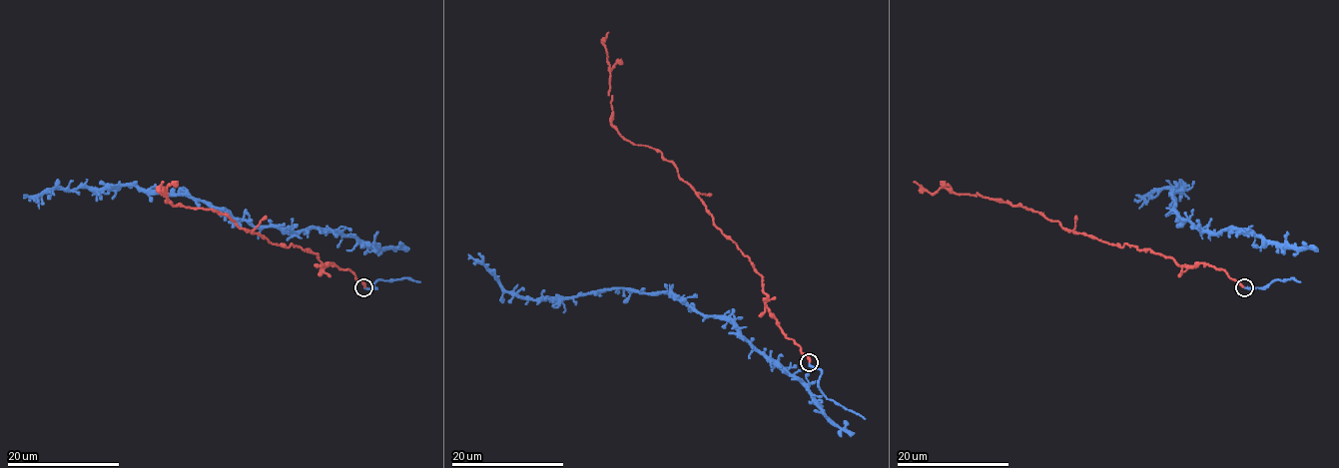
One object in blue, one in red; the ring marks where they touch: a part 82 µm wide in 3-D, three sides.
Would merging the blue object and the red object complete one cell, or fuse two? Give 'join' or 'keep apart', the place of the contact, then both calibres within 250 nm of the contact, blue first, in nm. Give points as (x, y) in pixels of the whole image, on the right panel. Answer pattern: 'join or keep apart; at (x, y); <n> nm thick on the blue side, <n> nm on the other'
join; at (1244, 287); 240 nm thick on the blue side, 240 nm on the other

